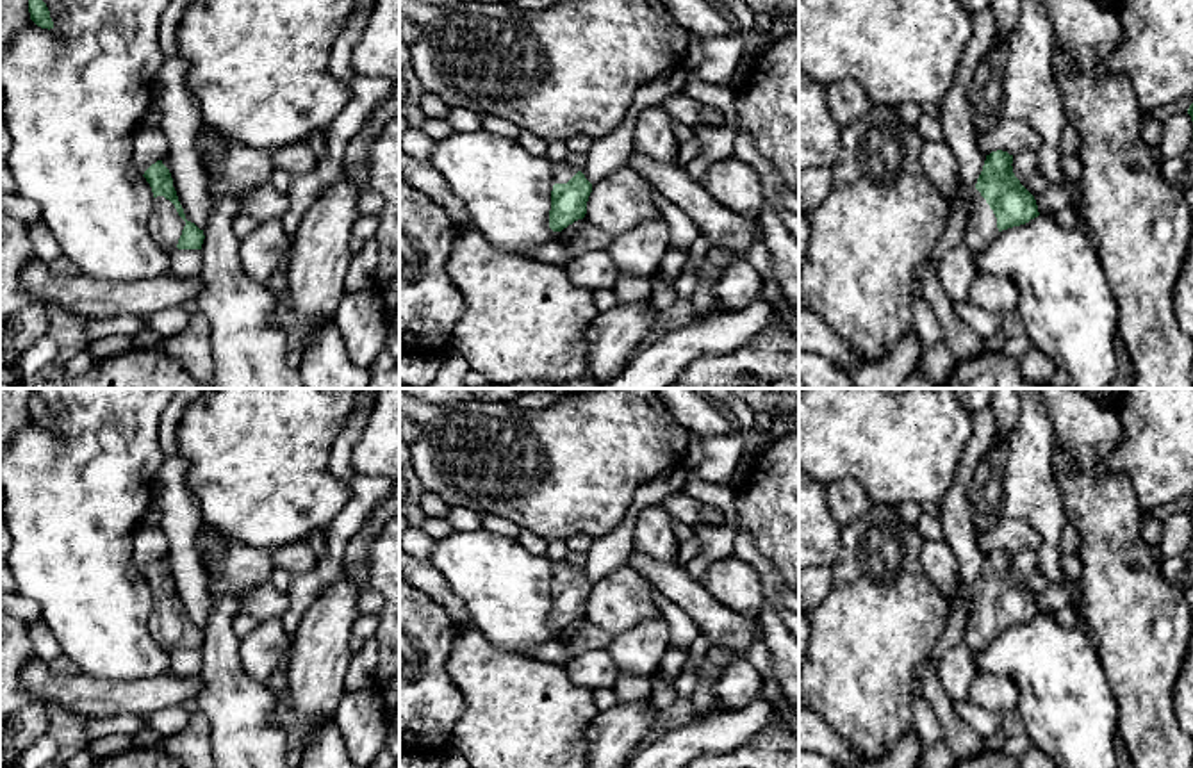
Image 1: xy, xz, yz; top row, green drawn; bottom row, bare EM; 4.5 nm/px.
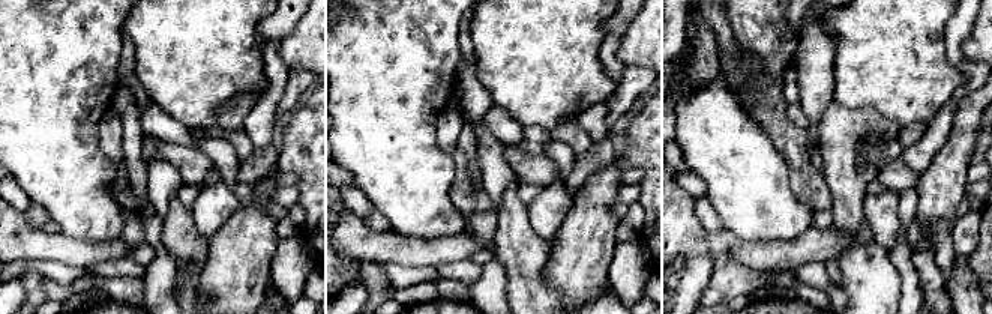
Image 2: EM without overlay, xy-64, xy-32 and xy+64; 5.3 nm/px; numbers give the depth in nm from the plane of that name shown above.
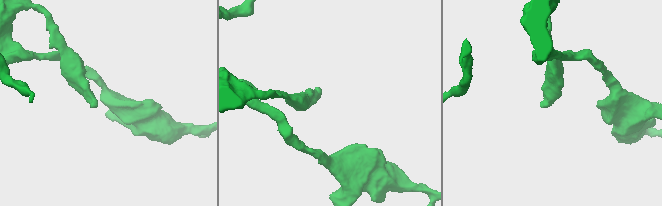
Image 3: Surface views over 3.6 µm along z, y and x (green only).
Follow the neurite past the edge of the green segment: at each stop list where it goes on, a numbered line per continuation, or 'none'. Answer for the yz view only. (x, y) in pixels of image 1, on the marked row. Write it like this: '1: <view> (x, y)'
1: yz (981, 230)

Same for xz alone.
1: xz (562, 171)

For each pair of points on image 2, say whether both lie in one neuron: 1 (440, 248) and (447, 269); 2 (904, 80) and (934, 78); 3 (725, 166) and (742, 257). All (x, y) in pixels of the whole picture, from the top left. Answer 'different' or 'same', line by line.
1: different
2: same
3: different

